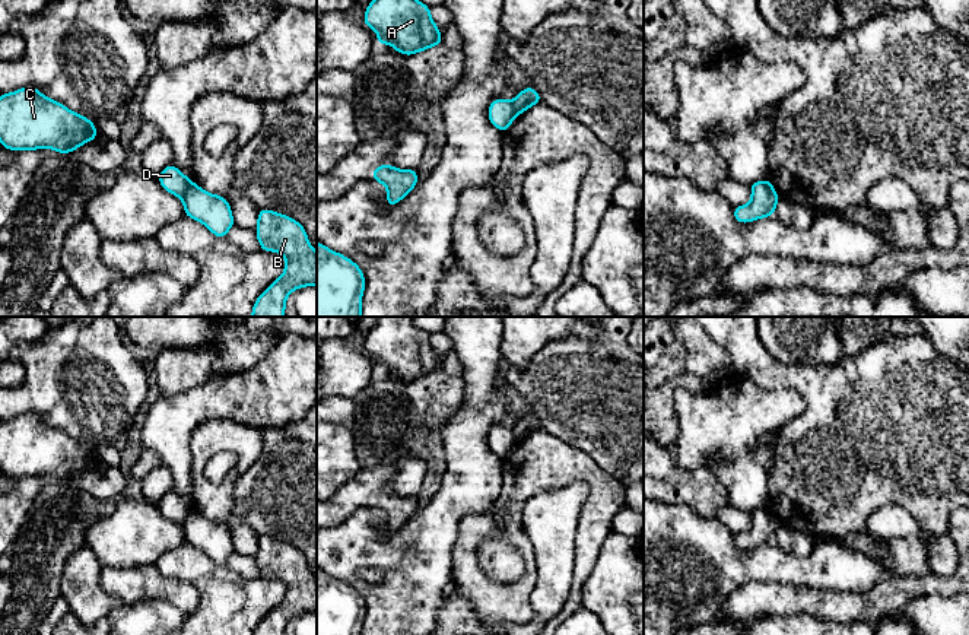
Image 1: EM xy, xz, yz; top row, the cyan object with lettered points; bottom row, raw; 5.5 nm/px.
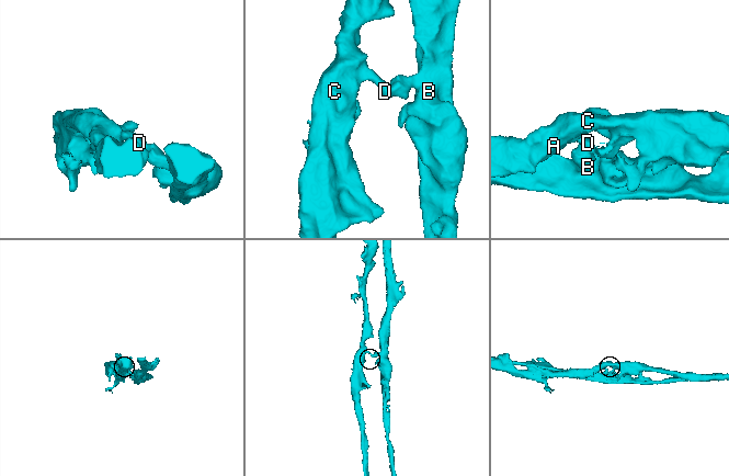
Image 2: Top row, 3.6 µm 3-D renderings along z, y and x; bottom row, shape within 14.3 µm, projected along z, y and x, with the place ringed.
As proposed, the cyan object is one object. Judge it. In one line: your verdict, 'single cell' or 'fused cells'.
fused cells

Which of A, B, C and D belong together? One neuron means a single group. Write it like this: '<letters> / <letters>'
A C D / B

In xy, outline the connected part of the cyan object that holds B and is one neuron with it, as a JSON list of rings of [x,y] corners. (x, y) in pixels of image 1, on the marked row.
[[[258,209],[255,235],[261,251],[273,251],[283,255],[286,267],[254,302],[251,317],[283,317],[286,298],[299,288],[317,286],[317,251],[312,248],[305,228],[290,216],[270,209]]]

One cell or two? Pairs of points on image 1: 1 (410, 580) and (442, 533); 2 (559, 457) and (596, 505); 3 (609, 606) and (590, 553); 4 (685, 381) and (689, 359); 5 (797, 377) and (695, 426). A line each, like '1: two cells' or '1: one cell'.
1: one cell
2: one cell
3: two cells
4: two cells
5: two cells

